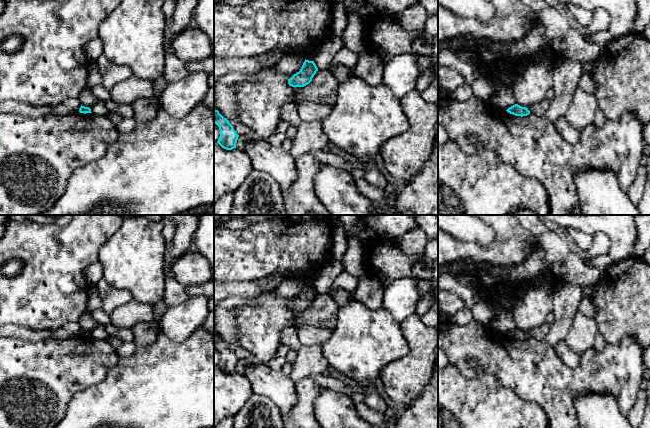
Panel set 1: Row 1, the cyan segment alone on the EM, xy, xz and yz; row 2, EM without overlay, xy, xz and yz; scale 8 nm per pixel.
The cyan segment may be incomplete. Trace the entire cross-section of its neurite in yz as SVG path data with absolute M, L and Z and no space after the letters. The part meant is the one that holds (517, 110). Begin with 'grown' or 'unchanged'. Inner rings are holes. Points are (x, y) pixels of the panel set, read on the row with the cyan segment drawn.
unchanged; M515 104L509 107L506 111L510 114L513 114L515 116L521 116L521 117L527 116L530 114L530 111L528 110L528 108L522 107L518 104Z

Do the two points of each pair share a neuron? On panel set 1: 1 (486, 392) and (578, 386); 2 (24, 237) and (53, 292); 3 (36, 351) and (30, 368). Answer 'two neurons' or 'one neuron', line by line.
1: two neurons
2: one neuron
3: one neuron

